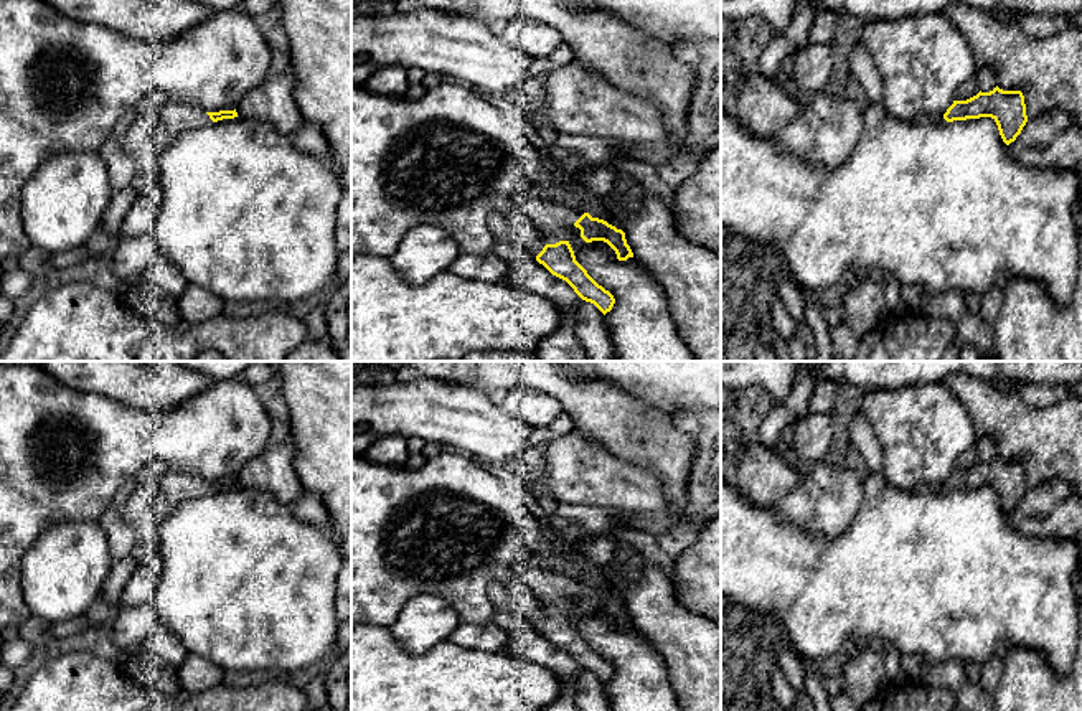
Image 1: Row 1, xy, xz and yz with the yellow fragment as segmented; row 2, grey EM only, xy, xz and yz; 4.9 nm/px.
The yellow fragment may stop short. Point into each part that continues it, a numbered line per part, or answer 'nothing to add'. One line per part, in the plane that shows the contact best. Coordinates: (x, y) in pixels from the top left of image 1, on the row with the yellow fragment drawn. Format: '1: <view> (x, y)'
1: xz (551, 221)

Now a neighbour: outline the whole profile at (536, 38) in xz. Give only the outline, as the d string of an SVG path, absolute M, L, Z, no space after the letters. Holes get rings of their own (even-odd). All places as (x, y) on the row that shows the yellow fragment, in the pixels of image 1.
M533 16L513 18L500 36L539 63L546 61L562 41L557 30Z

